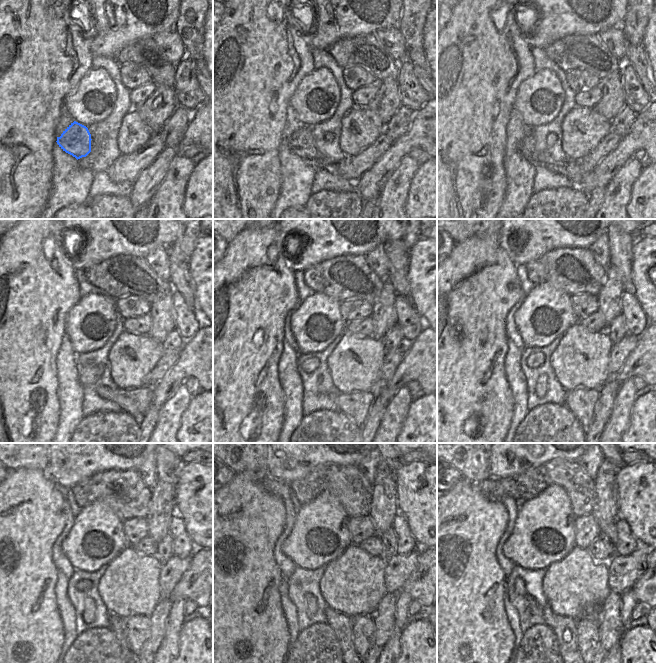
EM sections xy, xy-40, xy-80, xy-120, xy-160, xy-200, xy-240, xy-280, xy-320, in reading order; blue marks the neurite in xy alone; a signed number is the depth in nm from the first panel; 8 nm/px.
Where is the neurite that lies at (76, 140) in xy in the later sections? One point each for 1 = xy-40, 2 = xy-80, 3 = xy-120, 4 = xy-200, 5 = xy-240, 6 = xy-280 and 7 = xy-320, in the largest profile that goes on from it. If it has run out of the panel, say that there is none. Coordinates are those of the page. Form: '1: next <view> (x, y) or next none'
1: next xy-40 (302, 143)
2: next xy-80 (571, 170)
3: next xy-120 (135, 402)
4: next xy-200 (581, 402)
5: next xy-240 (138, 627)
6: next xy-280 (363, 626)
7: next xy-320 (588, 640)

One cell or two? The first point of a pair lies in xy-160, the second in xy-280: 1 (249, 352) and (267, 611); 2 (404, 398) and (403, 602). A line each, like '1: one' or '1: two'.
1: one
2: one

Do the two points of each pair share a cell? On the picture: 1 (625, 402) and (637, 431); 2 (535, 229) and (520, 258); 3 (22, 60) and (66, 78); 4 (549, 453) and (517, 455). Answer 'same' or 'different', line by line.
1: different
2: same
3: same
4: same

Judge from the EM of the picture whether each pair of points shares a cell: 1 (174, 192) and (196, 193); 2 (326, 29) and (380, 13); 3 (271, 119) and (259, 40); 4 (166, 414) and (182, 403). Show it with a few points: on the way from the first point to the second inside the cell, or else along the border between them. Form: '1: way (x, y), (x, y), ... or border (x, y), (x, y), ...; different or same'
1: border (192, 171), (185, 188), (182, 208); different
2: way (339, 22), (348, 13), (367, 13); same
3: way (259, 99), (259, 60); same
4: way (170, 411), (178, 403); same

